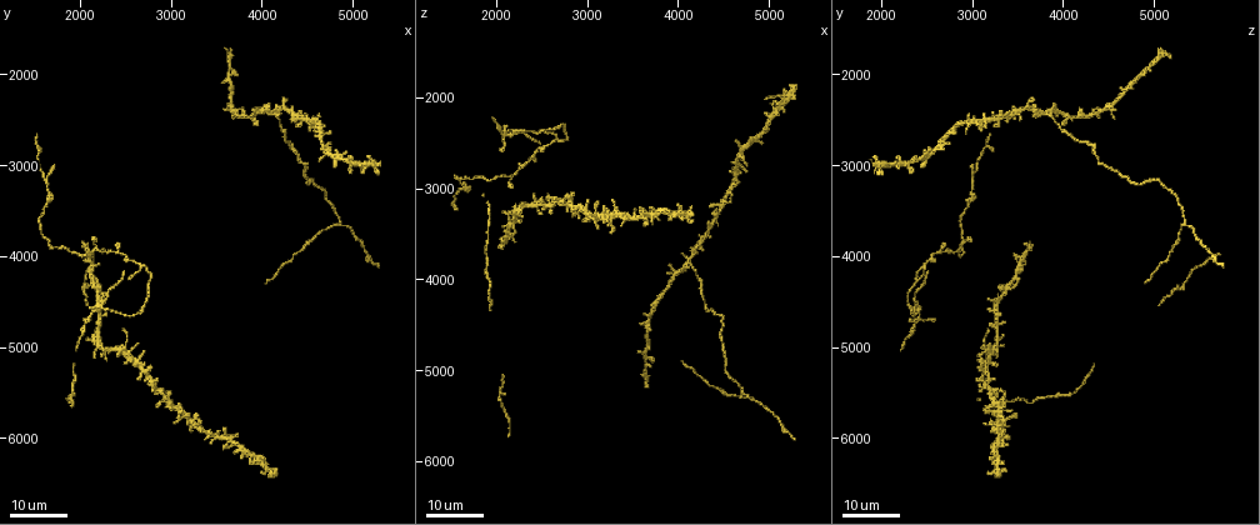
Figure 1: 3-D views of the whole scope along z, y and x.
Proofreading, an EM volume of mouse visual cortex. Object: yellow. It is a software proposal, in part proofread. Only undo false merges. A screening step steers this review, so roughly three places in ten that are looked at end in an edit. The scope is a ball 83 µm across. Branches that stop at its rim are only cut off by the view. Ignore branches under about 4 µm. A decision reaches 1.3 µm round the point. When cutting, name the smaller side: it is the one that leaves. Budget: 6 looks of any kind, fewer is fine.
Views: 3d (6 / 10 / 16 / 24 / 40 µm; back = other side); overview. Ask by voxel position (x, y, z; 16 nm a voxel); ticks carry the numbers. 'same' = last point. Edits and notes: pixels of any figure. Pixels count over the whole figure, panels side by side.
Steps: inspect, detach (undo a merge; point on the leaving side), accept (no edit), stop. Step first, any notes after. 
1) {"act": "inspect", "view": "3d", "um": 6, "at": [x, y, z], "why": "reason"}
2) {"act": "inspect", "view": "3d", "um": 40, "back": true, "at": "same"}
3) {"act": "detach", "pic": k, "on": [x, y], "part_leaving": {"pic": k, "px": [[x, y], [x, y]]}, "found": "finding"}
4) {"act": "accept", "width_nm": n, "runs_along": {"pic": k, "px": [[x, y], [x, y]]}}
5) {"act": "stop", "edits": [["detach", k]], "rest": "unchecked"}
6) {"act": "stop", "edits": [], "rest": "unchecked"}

{"act": "inspect", "view": "3d", "um": 24, "at": [1650, 3300, 3000], "why": "sudden change in width"}

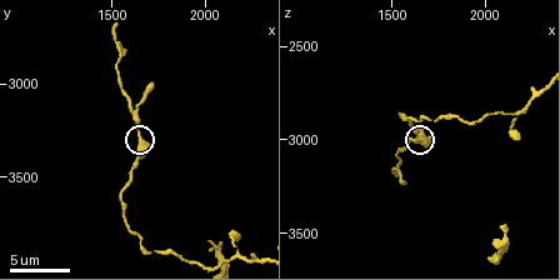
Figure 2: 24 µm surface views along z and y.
{"act": "inspect", "view": "3d", "um": 6, "at": "same"}

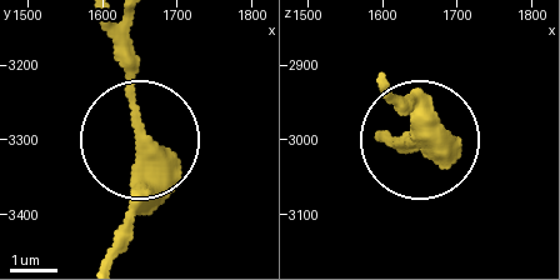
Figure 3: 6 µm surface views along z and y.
{"act": "inspect", "view": "3d", "um": 6, "back": true, "at": "same"}

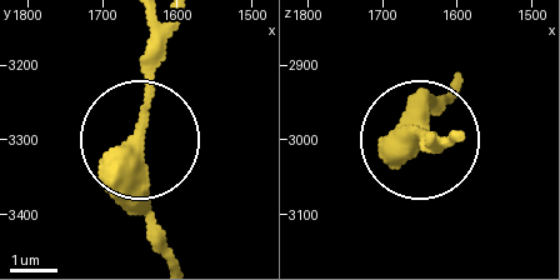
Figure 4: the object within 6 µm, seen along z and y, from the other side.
{"act": "accept", "runs_along": {"pic": 4, "px": [[166, 253], [138, 205], [150, 26]]}, "found": "one cell here"}

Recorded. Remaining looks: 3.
{"act": "inspect", "view": "3d", "um": 24, "at": [2250, 4550, 2400], "why": "a fork"}

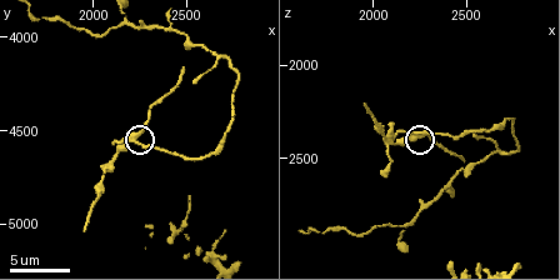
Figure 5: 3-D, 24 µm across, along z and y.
{"act": "inspect", "view": "3d", "um": 10, "at": [2240, 4520, 2380]}

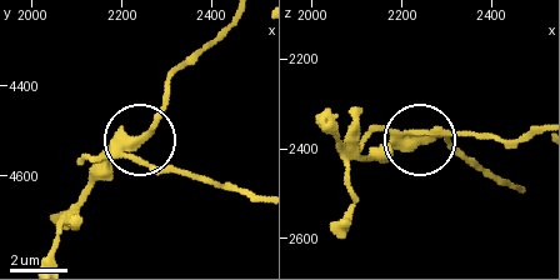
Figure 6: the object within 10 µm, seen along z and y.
{"act": "detach", "pic": 6, "on": [158, 171], "arms": 3, "part_leaving": {"pic": 6, "px": [[123, 155], [256, 194]]}, "found": "two cells meet here"}

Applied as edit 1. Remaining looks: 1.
{"act": "stop", "edits": [["detach", 6]], "rest": "unchecked"}

